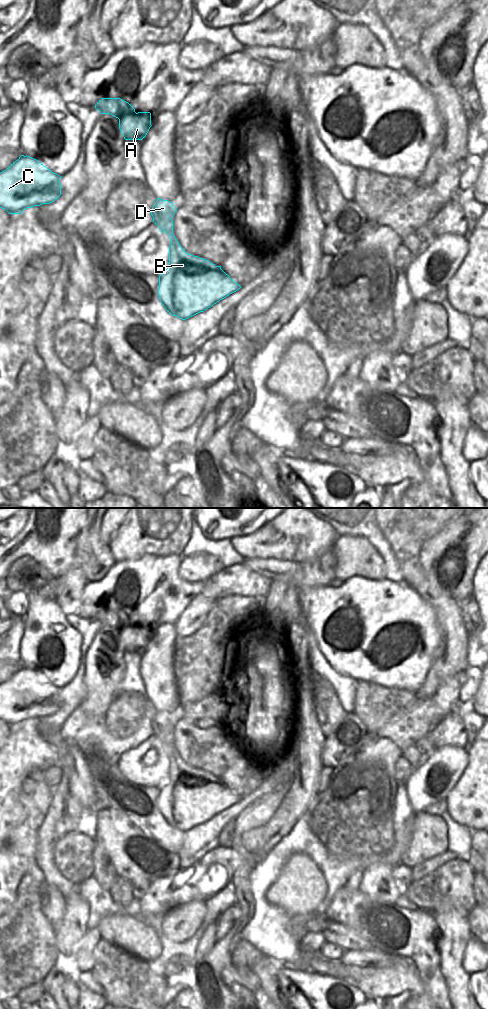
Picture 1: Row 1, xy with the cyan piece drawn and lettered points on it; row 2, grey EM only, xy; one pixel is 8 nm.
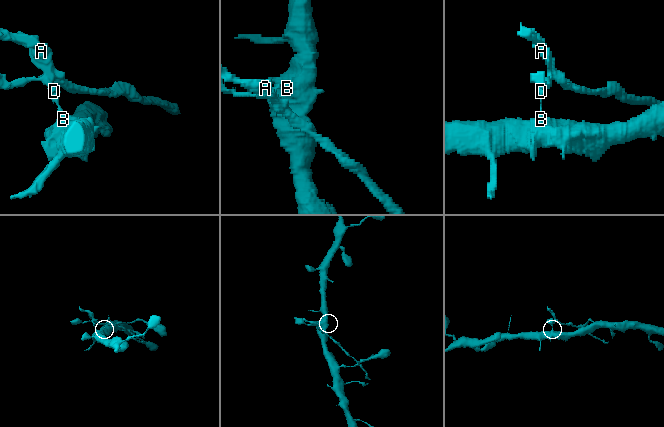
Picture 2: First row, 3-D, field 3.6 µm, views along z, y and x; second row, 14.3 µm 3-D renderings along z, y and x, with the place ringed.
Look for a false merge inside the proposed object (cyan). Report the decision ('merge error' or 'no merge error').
merge error

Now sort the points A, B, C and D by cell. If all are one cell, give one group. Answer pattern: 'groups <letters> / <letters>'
groups A C D / B

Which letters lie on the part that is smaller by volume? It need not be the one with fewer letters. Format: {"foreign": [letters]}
{"foreign": ["A", "C", "D"]}

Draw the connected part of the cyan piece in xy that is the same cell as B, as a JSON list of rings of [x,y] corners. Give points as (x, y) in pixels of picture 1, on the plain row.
[[[176,750],[170,754],[169,775],[159,788],[157,805],[172,828],[186,832],[240,800],[221,778],[188,766]]]

